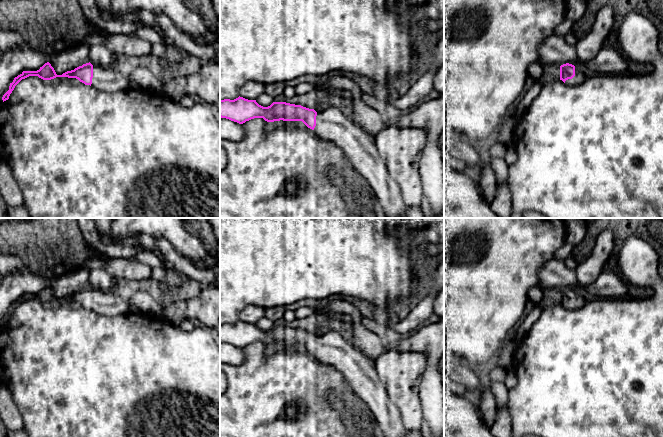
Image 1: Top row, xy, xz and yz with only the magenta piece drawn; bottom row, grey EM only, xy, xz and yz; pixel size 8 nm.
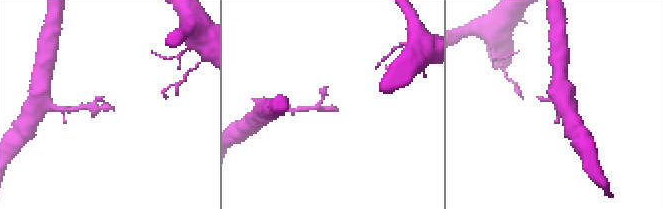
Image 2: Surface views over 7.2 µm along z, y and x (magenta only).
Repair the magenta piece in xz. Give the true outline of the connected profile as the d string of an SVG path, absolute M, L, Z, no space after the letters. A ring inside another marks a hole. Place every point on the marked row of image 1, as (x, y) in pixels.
M239 96L234 100L220 100L220 117L239 124L254 118L263 118L267 122L302 121L317 136L333 141L344 150L354 168L369 183L388 218L406 217L409 206L380 157L374 139L339 108L329 107L317 113L314 109L286 102L273 102L263 107L256 100Z

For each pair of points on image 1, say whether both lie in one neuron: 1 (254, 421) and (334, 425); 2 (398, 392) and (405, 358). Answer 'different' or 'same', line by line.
1: same
2: same

